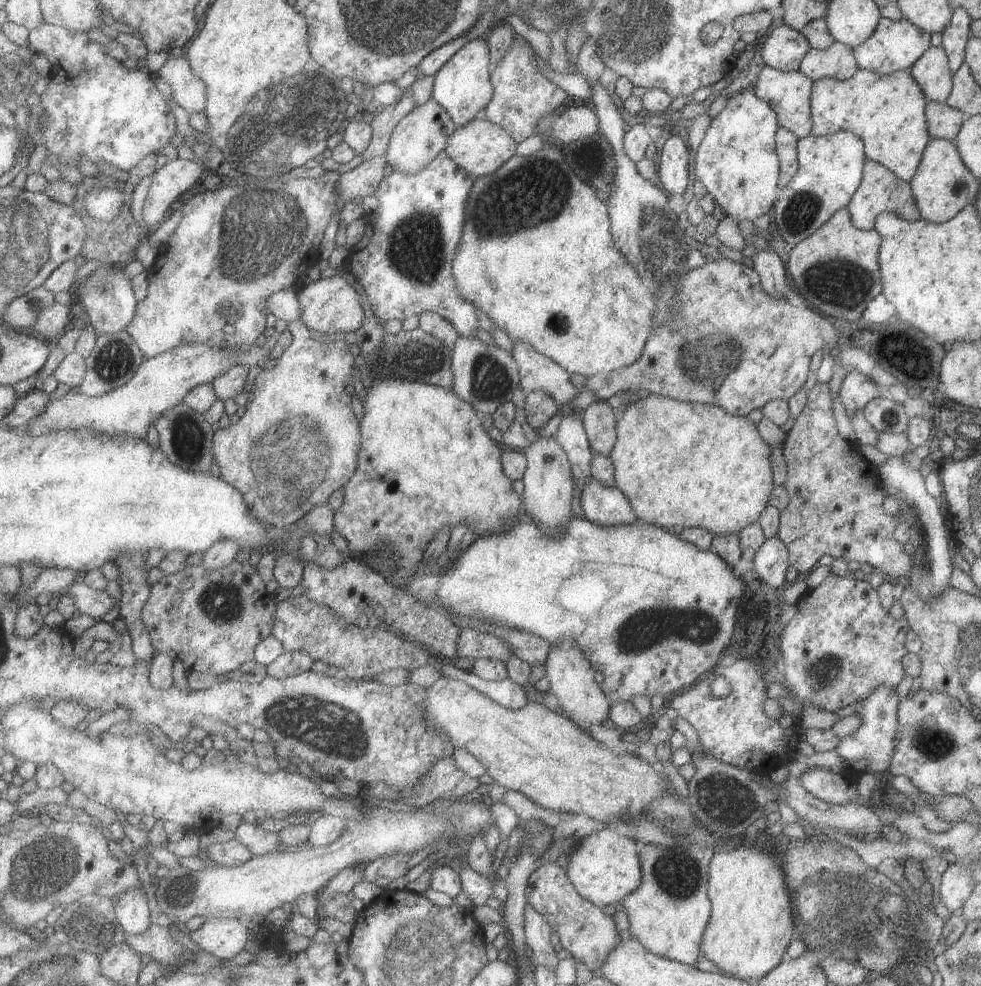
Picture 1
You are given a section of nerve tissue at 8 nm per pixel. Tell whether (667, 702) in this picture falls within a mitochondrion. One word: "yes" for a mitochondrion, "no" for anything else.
no

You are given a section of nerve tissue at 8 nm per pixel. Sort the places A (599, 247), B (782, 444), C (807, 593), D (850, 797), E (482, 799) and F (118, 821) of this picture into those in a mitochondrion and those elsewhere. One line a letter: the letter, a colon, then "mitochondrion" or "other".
A: other
B: other
C: other
D: other
E: other
F: other

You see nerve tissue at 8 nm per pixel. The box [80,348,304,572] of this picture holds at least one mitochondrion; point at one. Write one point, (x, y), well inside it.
(186, 441)

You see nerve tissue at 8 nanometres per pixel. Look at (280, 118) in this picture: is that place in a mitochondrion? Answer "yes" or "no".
yes

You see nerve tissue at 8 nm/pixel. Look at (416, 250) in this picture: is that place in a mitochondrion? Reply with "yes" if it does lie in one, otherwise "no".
yes

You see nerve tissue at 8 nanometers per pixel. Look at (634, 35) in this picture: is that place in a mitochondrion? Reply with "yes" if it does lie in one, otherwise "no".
yes

